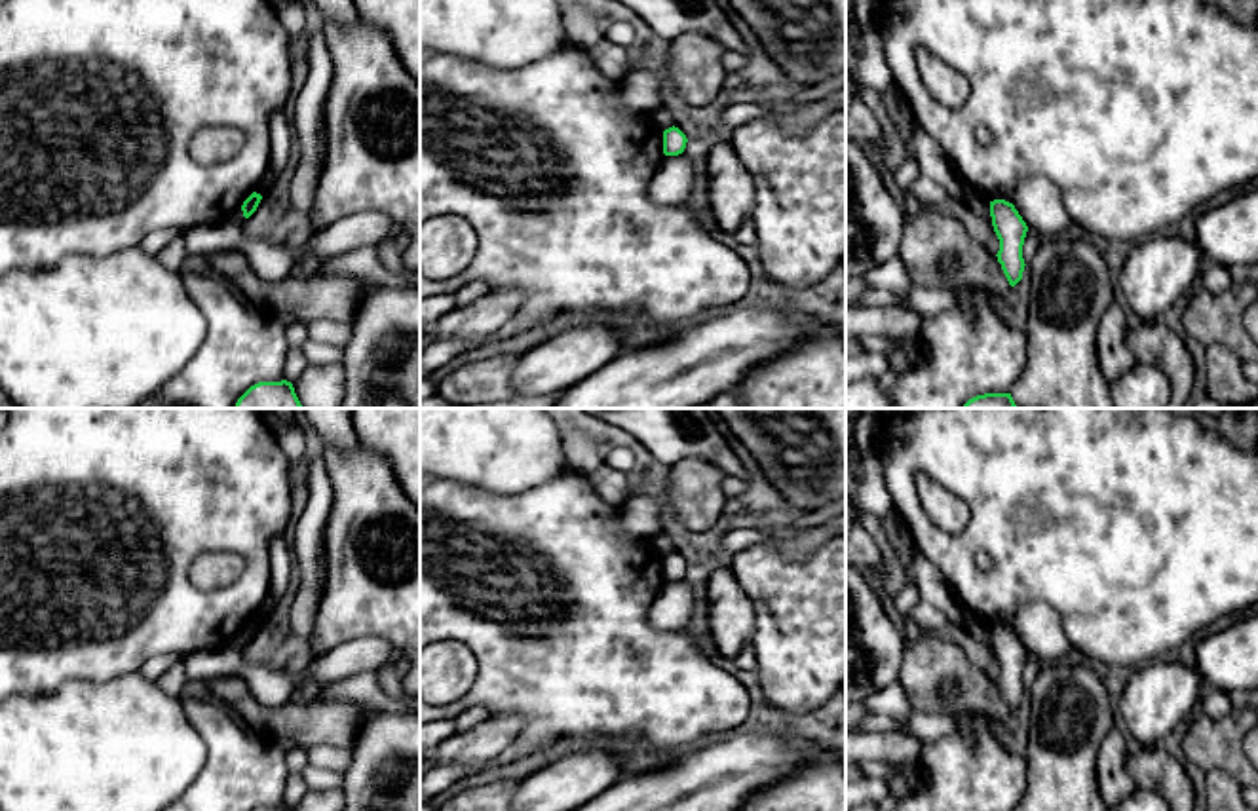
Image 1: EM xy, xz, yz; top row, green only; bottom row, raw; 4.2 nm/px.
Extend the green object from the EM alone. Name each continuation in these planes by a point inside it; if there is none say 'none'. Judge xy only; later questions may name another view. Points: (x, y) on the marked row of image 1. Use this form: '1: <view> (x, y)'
none

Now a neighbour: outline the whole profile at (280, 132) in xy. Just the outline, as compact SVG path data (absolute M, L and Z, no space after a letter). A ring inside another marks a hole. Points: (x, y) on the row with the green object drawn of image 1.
M285 108L274 112L272 120L270 120L270 173L272 173L272 180L277 182L277 179L281 177L287 160L289 160L289 152L291 152L291 125L287 120L287 112Z

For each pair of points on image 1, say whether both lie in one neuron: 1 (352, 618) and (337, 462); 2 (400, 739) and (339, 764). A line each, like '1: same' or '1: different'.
1: same
2: different

